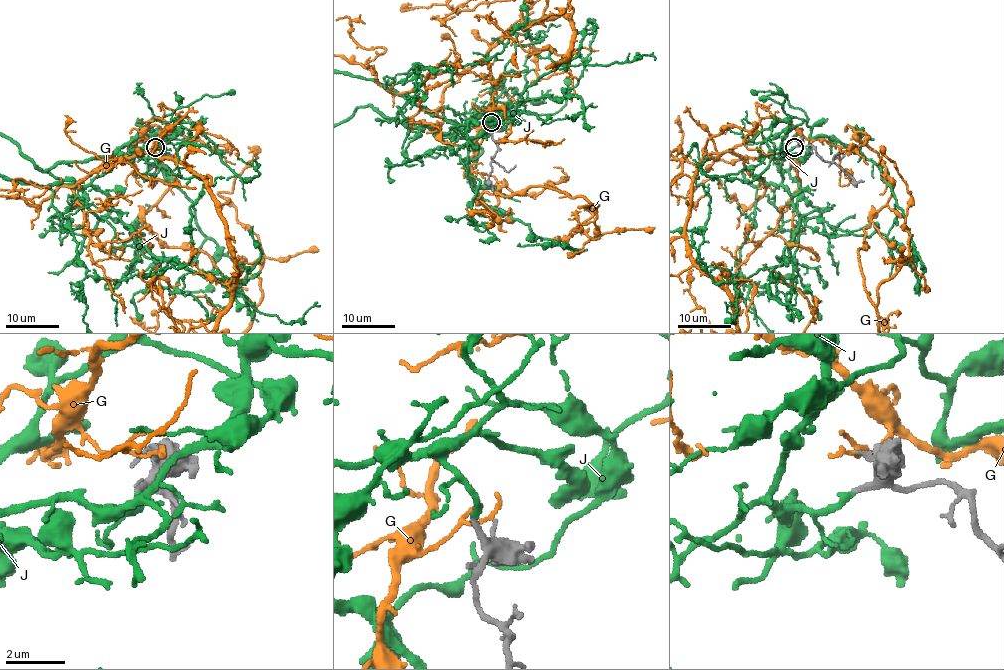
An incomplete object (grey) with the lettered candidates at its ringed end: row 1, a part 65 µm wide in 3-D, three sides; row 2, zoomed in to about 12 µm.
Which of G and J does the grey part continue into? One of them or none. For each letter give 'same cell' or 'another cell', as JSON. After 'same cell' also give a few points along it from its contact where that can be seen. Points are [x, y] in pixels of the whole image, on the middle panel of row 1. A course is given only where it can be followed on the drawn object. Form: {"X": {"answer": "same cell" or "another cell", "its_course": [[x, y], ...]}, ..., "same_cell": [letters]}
{"G": {"answer": "another cell"}, "J": {"answer": "same cell"}, "same_cell": ["J"]}

